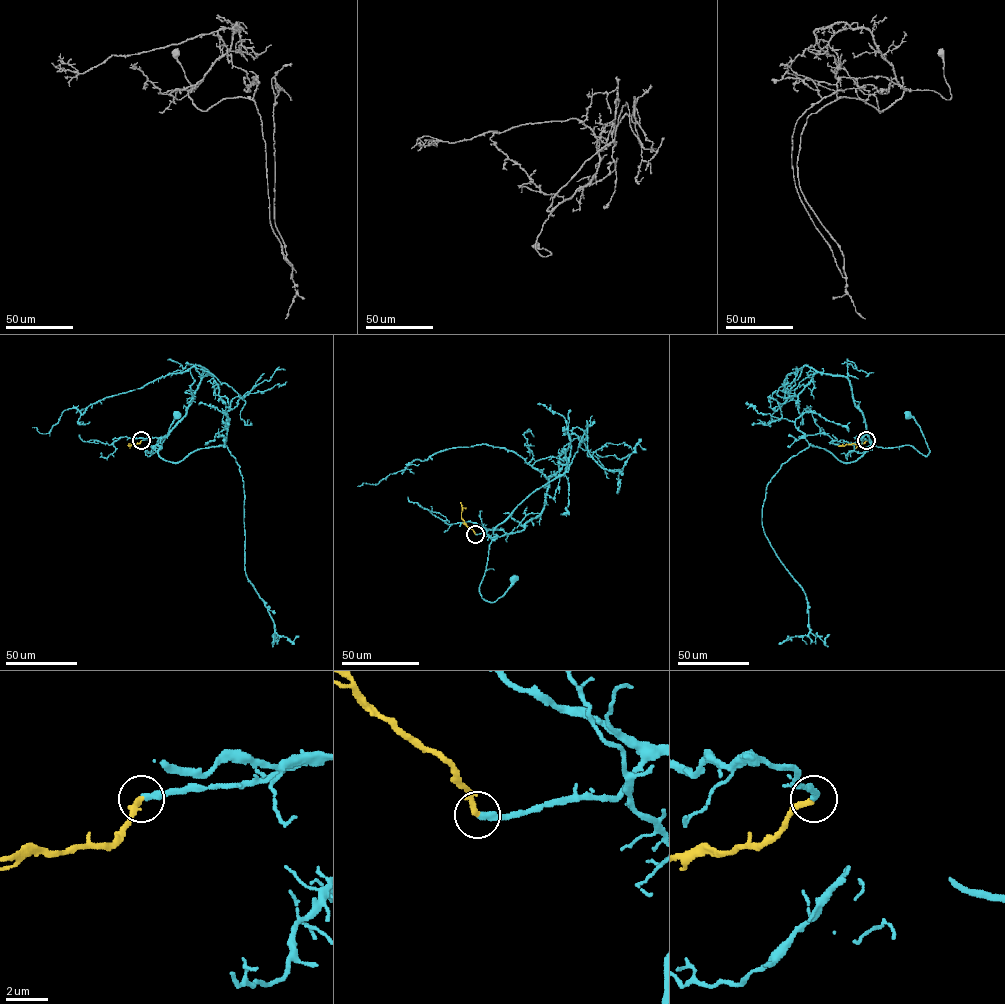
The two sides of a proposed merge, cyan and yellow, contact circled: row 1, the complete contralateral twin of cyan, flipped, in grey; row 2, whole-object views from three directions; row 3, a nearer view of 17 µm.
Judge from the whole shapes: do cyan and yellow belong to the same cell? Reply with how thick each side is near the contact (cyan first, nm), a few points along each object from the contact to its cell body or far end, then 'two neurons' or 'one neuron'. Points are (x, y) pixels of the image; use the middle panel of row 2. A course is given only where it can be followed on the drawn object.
280/280 nm | cyan via (475, 534), (489, 529), (505, 532), (489, 545), (479, 587), (483, 598), (495, 601), (514, 578) | yellow via (475, 534), (461, 517), (460, 502) | one neuron

